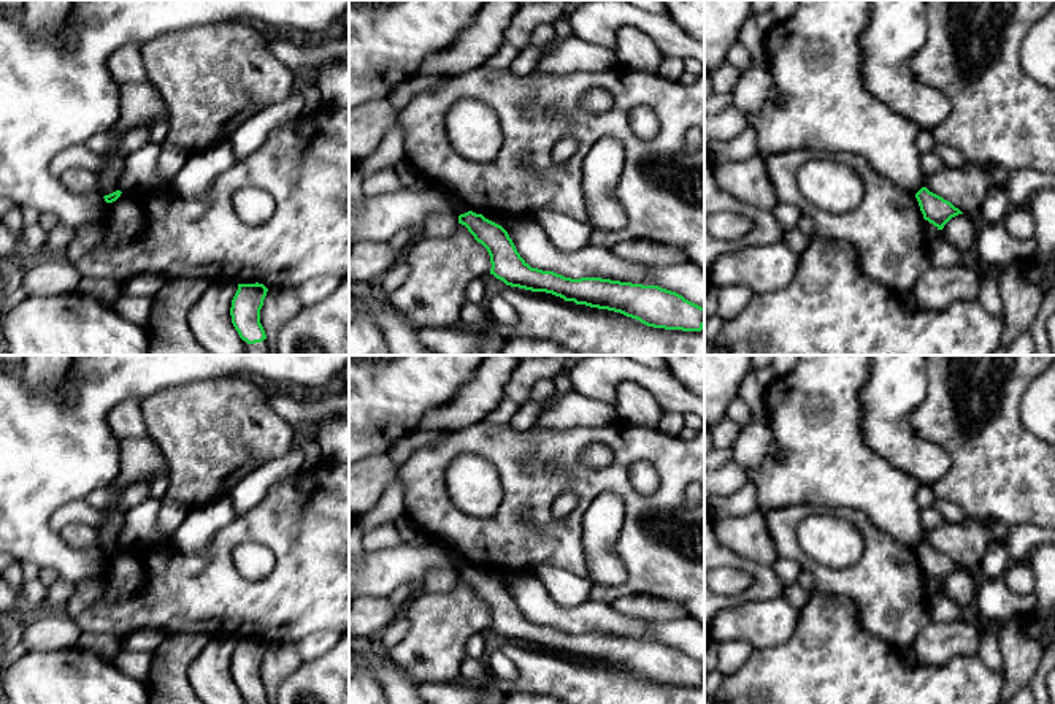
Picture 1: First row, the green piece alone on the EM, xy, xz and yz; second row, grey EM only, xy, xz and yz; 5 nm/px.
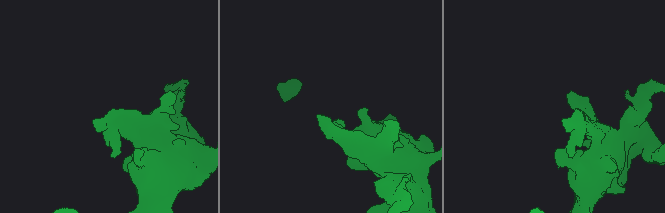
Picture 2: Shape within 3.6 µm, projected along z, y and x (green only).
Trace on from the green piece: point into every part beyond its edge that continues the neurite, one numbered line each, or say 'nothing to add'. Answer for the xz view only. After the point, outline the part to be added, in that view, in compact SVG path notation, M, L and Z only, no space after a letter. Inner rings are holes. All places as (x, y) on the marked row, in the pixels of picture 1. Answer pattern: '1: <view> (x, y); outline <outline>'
nothing to add

